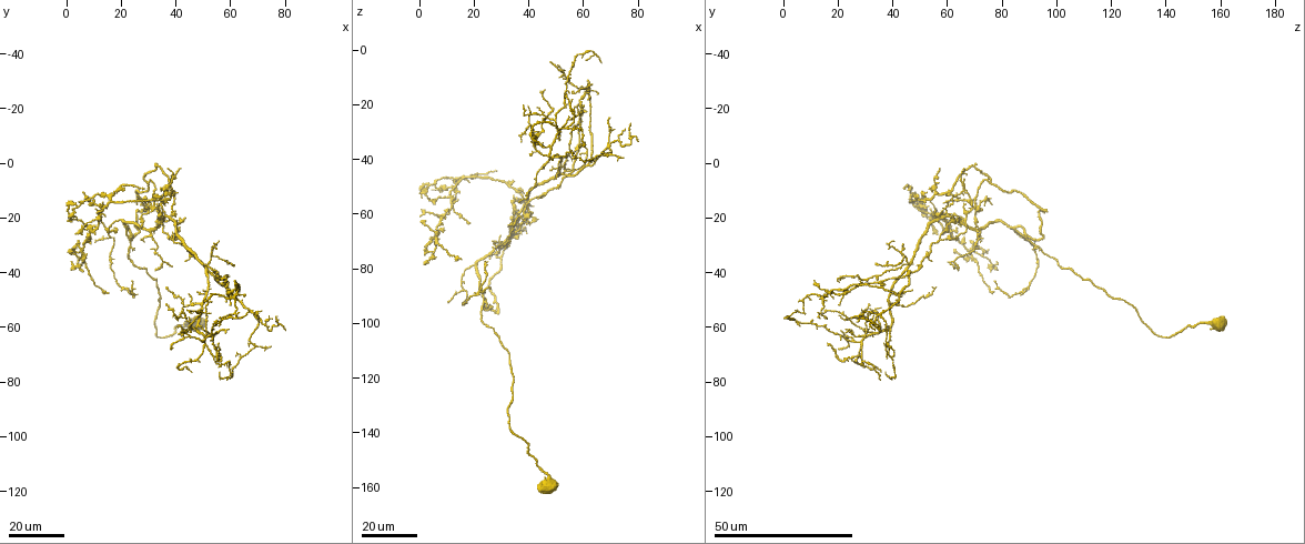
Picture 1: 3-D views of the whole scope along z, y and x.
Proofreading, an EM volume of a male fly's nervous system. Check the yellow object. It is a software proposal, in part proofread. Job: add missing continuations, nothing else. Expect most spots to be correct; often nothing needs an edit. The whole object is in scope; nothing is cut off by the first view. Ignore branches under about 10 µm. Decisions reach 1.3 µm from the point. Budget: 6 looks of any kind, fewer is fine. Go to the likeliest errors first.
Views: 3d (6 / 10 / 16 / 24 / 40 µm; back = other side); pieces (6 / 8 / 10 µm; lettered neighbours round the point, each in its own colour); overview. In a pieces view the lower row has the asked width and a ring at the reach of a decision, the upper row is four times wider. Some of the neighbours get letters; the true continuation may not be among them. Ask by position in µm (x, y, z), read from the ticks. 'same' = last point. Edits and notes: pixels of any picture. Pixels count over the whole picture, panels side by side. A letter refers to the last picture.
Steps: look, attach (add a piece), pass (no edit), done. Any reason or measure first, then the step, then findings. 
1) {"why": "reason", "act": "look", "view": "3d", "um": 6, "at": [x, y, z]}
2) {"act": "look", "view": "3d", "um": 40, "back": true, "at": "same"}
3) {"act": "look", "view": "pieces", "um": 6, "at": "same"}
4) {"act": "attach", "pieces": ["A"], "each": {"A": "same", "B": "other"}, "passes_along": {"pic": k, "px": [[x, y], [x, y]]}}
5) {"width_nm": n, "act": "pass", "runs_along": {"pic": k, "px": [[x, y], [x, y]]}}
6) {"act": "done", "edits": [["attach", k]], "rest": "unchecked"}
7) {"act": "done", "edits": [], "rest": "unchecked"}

{"why": "end of a long branch", "act": "look", "view": "3d", "um": 16, "at": [48, 54, 5]}

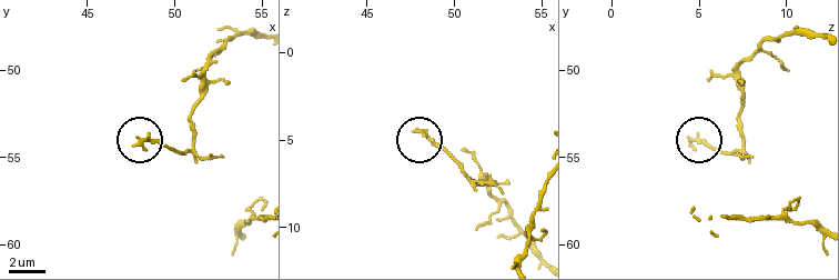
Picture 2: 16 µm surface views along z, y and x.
{"why": "what lies round it", "act": "look", "view": "pieces", "um": 8, "at": [47.9, 54.1, 4.5]}

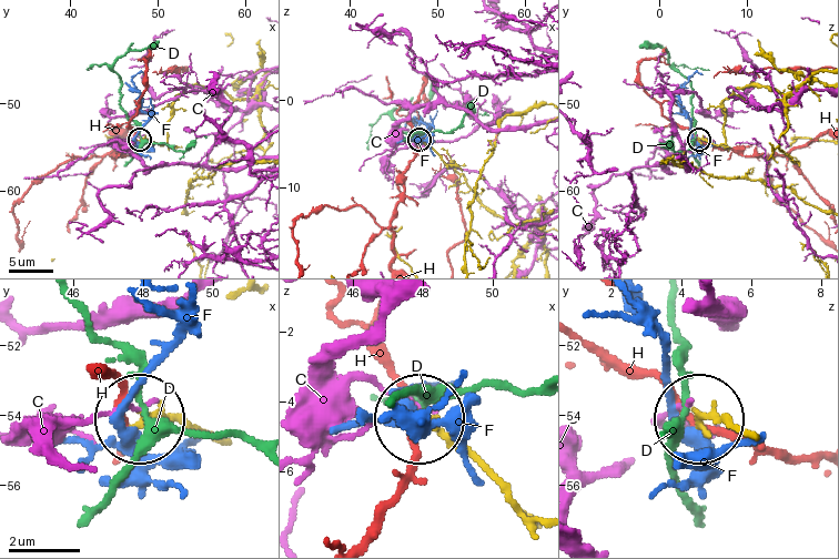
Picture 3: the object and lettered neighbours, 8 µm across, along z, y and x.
{"act": "pass", "each": {"C": "other", "D": "other", "F": "other", "H": "other"}, "found": "no lettered piece goes on from it"}

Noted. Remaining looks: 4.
{"why": "thick end", "act": "look", "view": "3d", "um": 24, "at": [70, 56, 25]}

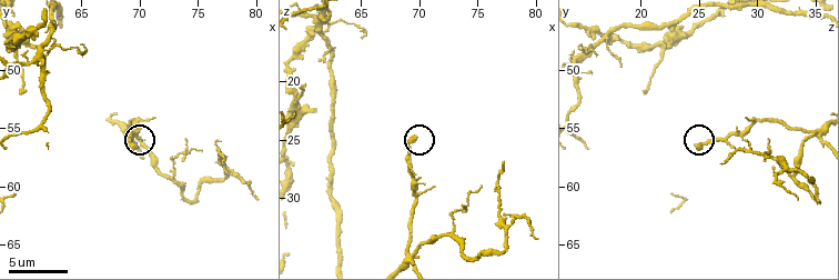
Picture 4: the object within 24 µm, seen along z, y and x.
{"act": "look", "view": "pieces", "um": 10, "at": [69.6, 56.4, 24.8]}

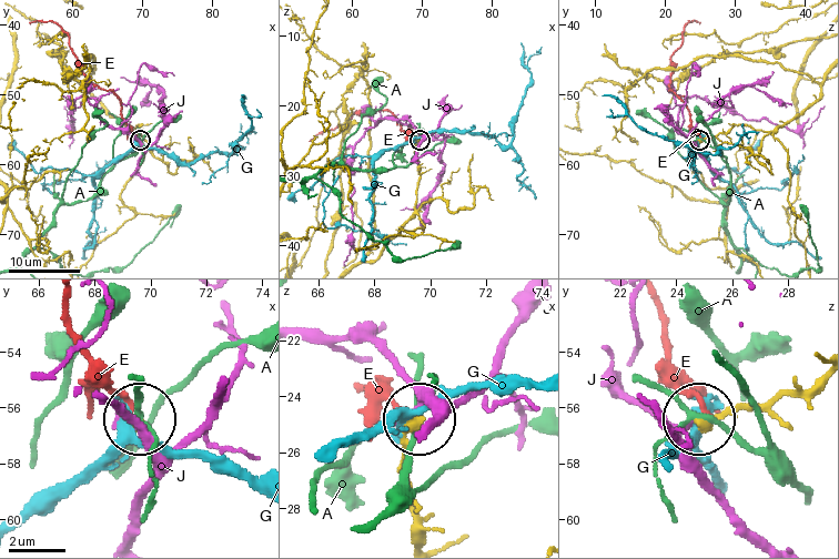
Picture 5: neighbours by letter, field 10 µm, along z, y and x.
{"act": "pass", "each": {"A": "other", "E": "other", "G": "other", "J": "other"}, "runs_along": {"pic": 5, "px": [[818, 380], [768, 403], [698, 416]]}, "found": "none of them fits"}

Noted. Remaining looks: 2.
{"why": "branch stops here", "act": "look", "view": "3d", "um": 24, "at": [61, 43, 11]}

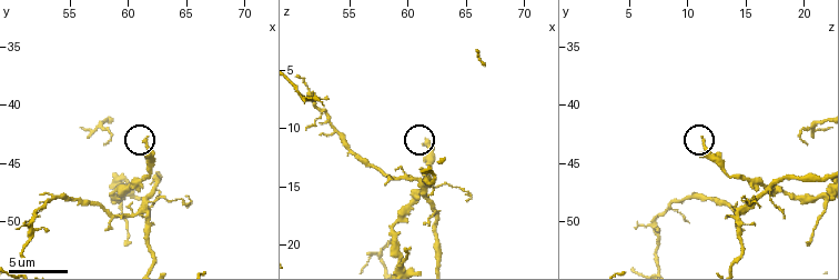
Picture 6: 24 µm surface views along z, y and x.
{"act": "look", "view": "pieces", "um": 8, "at": [61.6, 42.8, 11.4]}

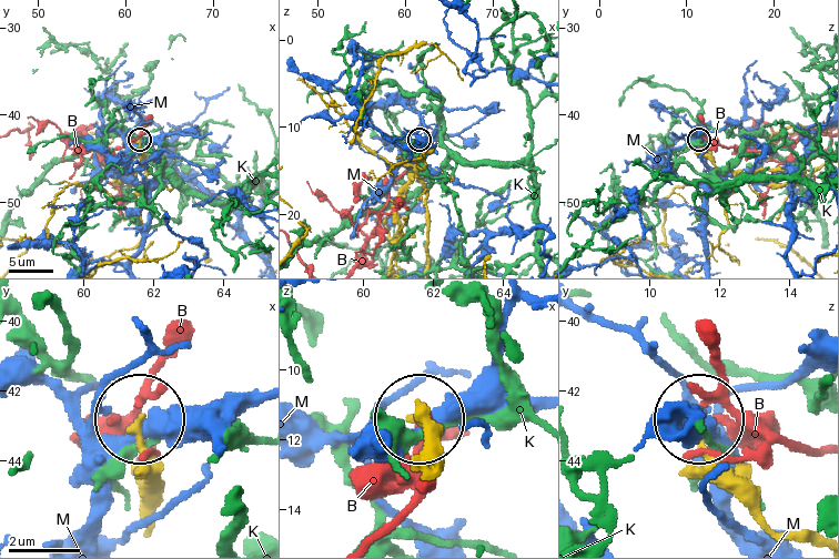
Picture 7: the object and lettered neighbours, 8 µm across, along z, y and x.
{"width_nm": 200, "act": "pass", "each": {"B": "other", "K": "other", "M": "other"}, "found": "none of them fits"}

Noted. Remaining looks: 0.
{"act": "done", "edits": [], "rest": "unchecked"}

